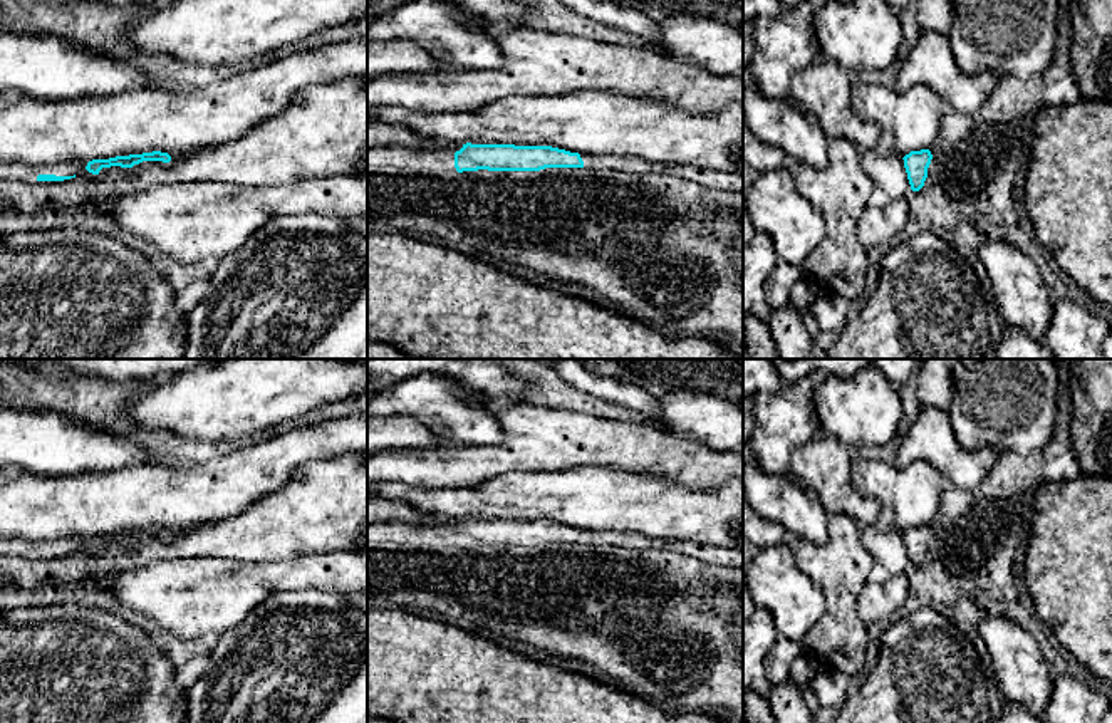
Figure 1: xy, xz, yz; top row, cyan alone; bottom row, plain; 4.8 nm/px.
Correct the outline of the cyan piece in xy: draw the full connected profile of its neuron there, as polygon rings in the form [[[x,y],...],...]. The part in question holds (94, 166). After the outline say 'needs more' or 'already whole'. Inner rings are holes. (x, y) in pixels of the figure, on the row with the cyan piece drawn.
[[[153,151],[143,154],[116,156],[109,159],[92,161],[65,161],[60,164],[30,166],[23,163],[0,164],[0,179],[17,179],[23,183],[50,183],[64,181],[75,176],[94,176],[102,168],[121,166],[133,168],[143,161],[163,161],[169,164],[171,156],[168,153]]] | needs more

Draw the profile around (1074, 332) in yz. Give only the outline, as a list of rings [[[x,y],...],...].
[[[1073,300],[1053,304],[1043,344],[1055,359],[1105,359],[1102,344],[1110,330],[1109,320]]]

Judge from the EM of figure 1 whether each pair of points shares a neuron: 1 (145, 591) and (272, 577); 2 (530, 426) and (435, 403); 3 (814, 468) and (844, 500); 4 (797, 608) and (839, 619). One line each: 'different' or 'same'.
1: same
2: different
3: same
4: different

